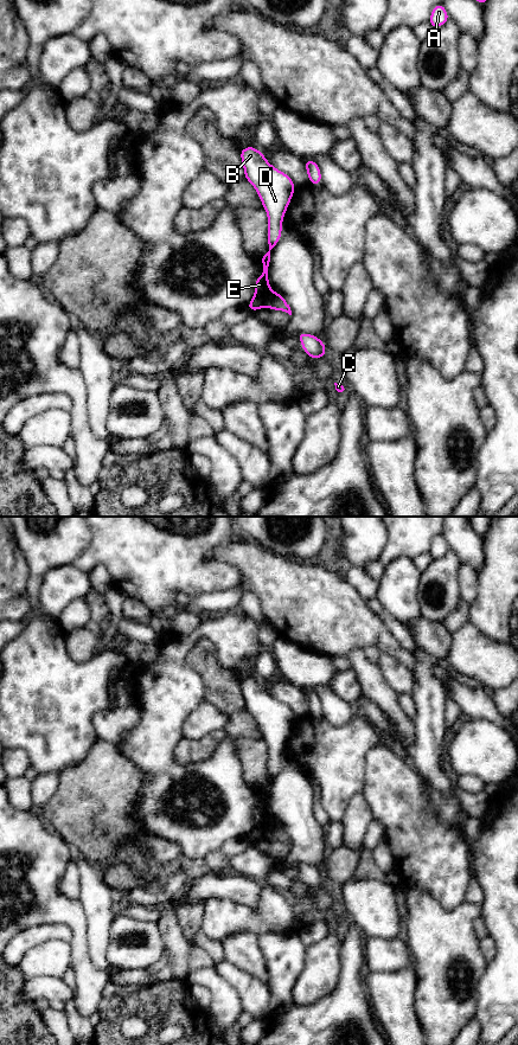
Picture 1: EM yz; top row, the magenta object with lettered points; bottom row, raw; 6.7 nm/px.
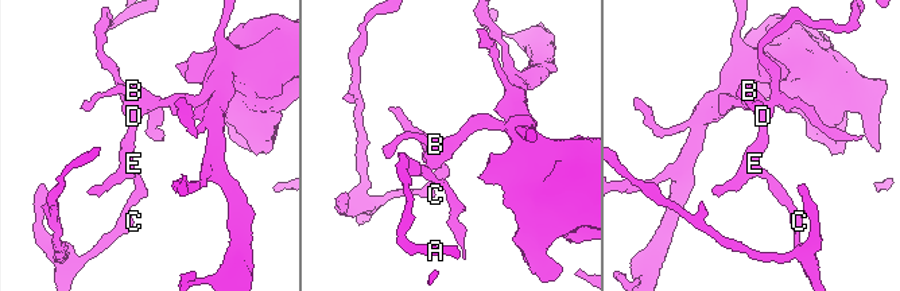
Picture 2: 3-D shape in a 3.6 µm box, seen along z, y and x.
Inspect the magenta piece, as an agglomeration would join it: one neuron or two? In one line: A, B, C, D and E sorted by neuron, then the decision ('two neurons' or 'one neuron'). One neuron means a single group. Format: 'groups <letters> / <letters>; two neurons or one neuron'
groups A B D E / C; two neurons

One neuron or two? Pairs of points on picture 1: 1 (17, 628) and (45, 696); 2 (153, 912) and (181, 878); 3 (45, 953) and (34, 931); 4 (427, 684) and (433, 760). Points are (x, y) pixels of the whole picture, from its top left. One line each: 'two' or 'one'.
1: two
2: two
3: two
4: one

